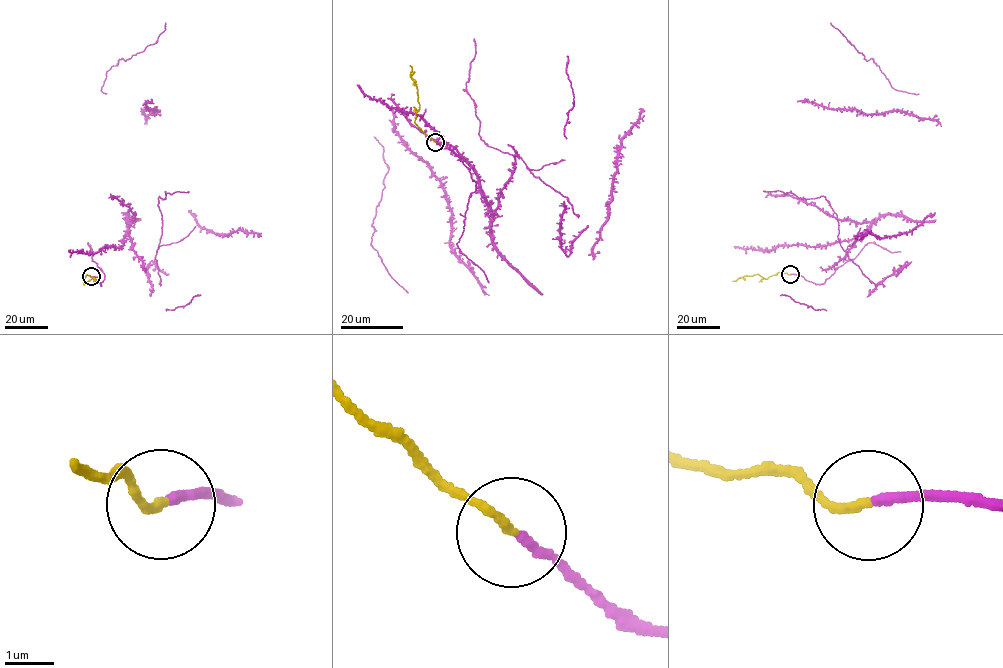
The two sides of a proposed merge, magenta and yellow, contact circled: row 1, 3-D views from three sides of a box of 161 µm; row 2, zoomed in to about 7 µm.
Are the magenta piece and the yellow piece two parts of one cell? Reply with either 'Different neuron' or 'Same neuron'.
Different neuron

